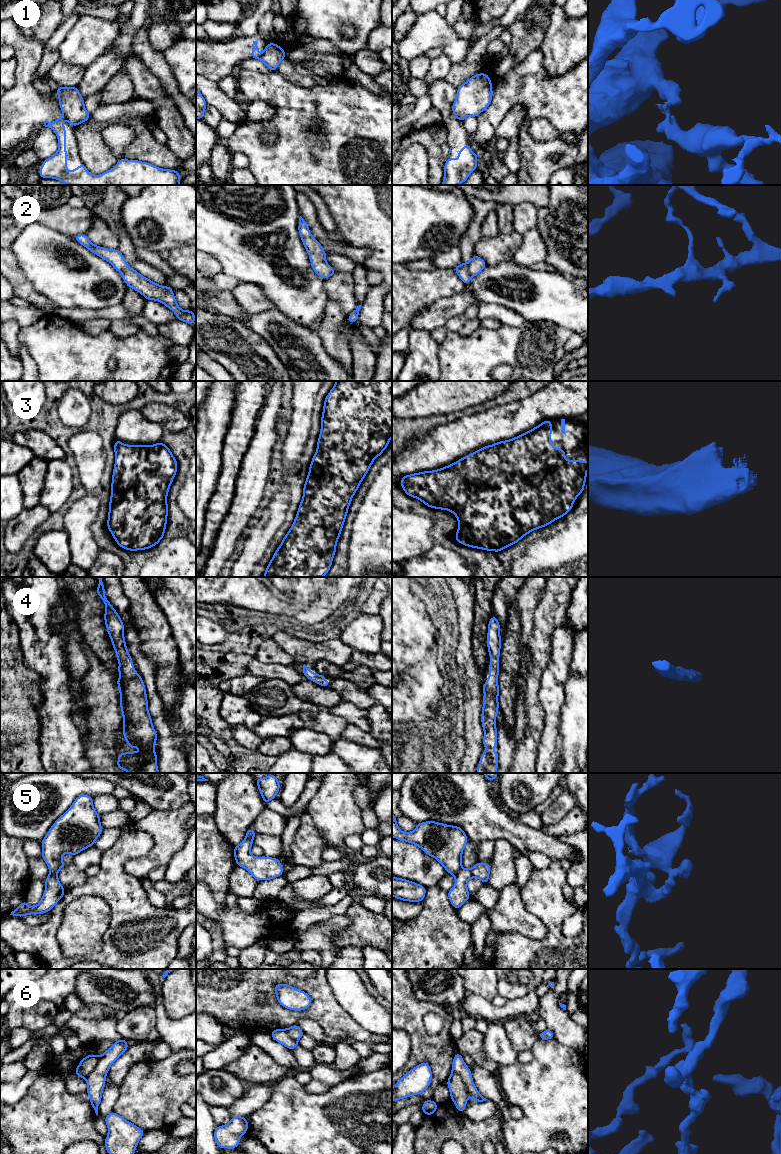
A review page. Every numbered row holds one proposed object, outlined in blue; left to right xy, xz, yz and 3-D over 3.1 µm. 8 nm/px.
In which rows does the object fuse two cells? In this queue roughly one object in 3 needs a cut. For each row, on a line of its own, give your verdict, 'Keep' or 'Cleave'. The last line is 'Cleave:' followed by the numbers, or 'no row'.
1: Cleave
2: Keep
3: Keep
4: Keep
5: Cleave
6: Cleave
Cleave: 1, 5, 6

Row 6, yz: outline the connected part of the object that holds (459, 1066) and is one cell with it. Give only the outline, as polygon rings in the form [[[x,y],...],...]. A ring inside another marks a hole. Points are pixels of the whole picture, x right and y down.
[[[456,1053],[454,1055],[452,1071],[456,1072],[461,1077],[466,1086],[466,1090],[472,1099],[478,1102],[483,1102],[487,1100],[479,1093],[479,1091],[475,1087],[471,1071],[462,1059],[462,1055],[460,1053]]]

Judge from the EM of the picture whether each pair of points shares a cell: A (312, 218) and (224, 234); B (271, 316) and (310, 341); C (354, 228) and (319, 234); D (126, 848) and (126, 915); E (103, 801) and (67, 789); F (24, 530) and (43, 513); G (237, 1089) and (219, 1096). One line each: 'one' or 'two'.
A: two
B: one
C: two
D: one
E: two
F: one
G: one

